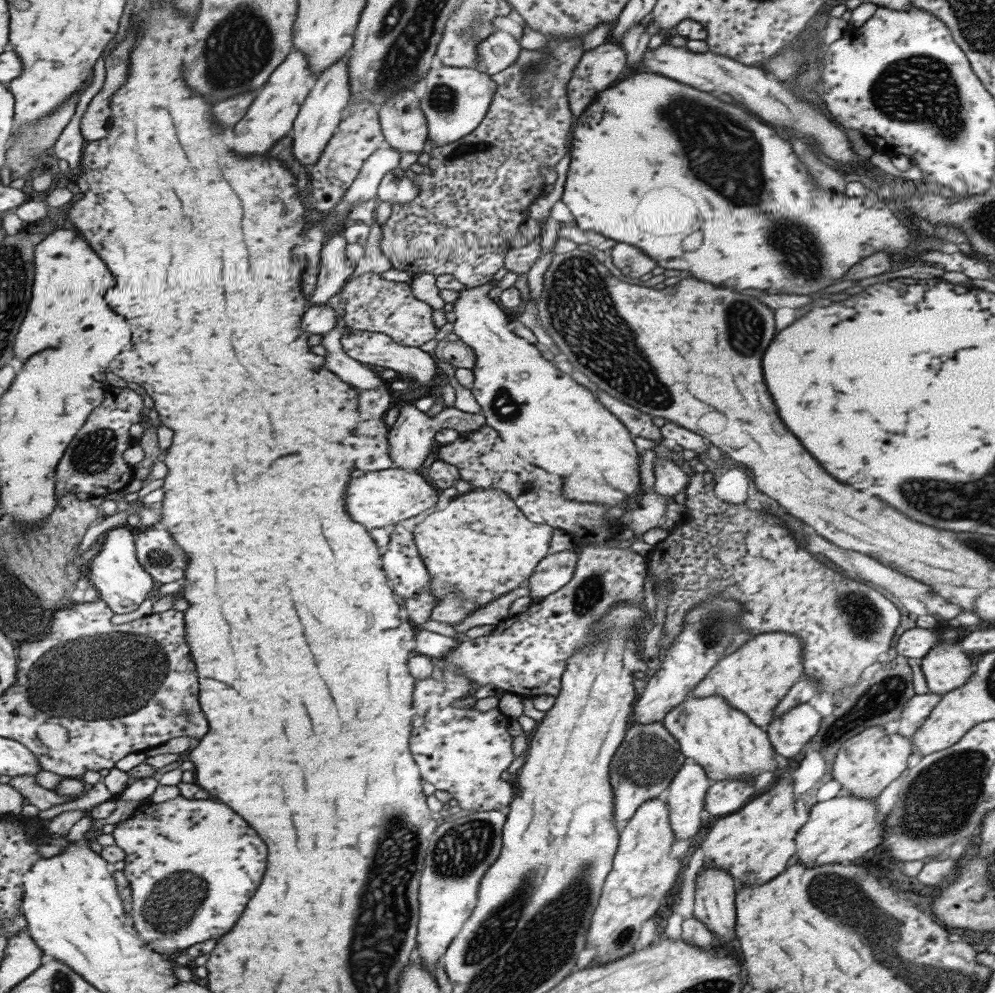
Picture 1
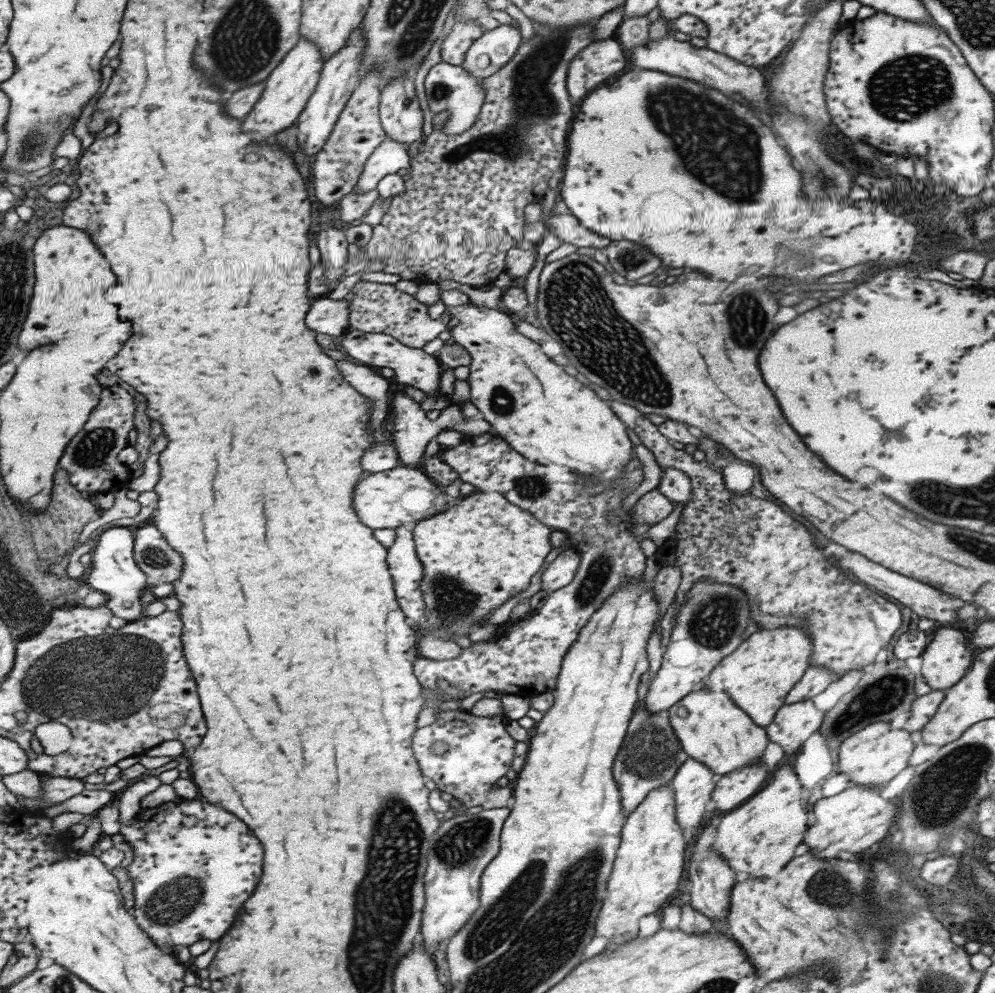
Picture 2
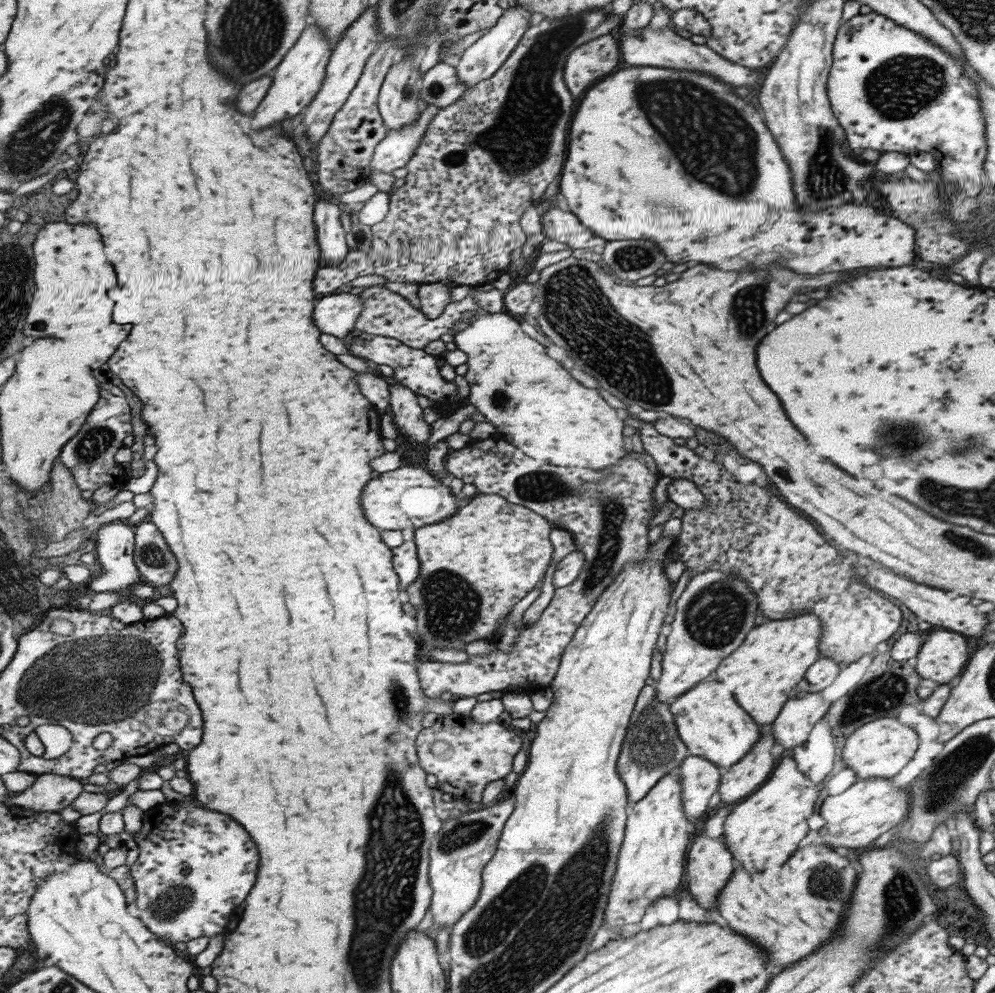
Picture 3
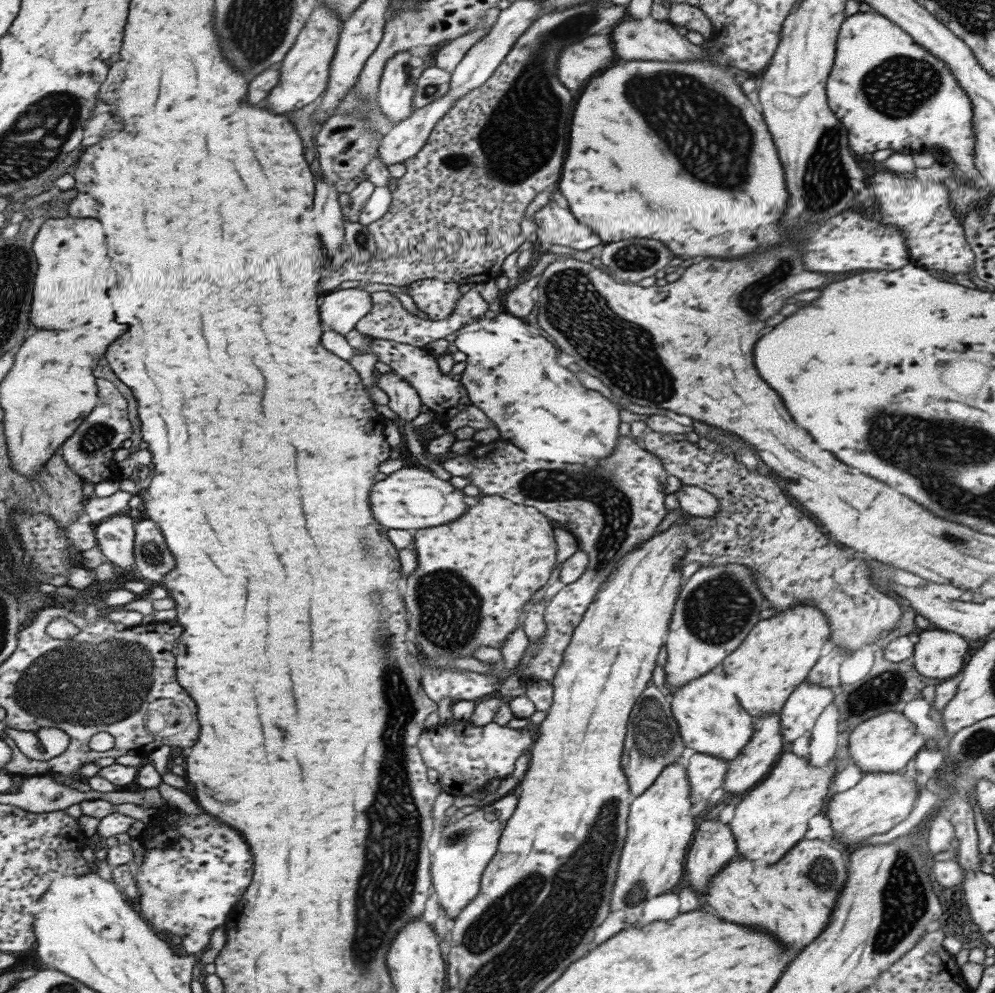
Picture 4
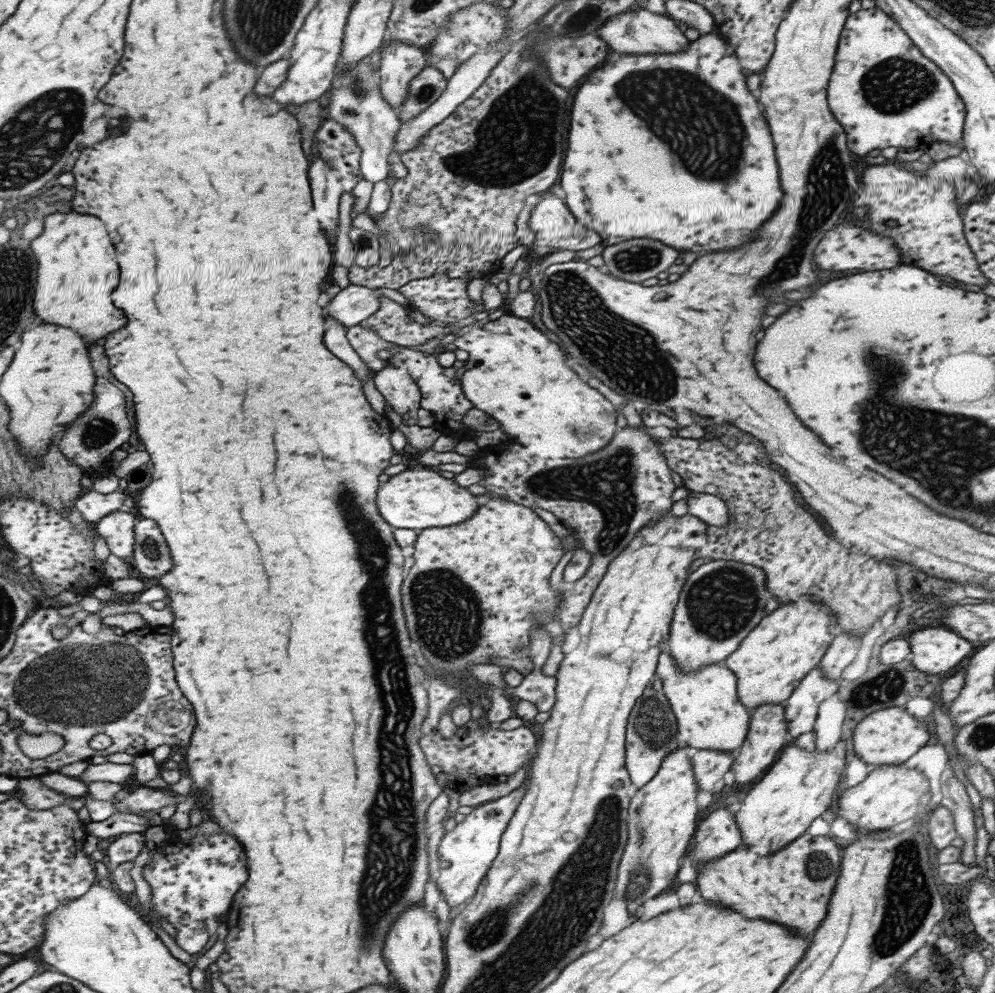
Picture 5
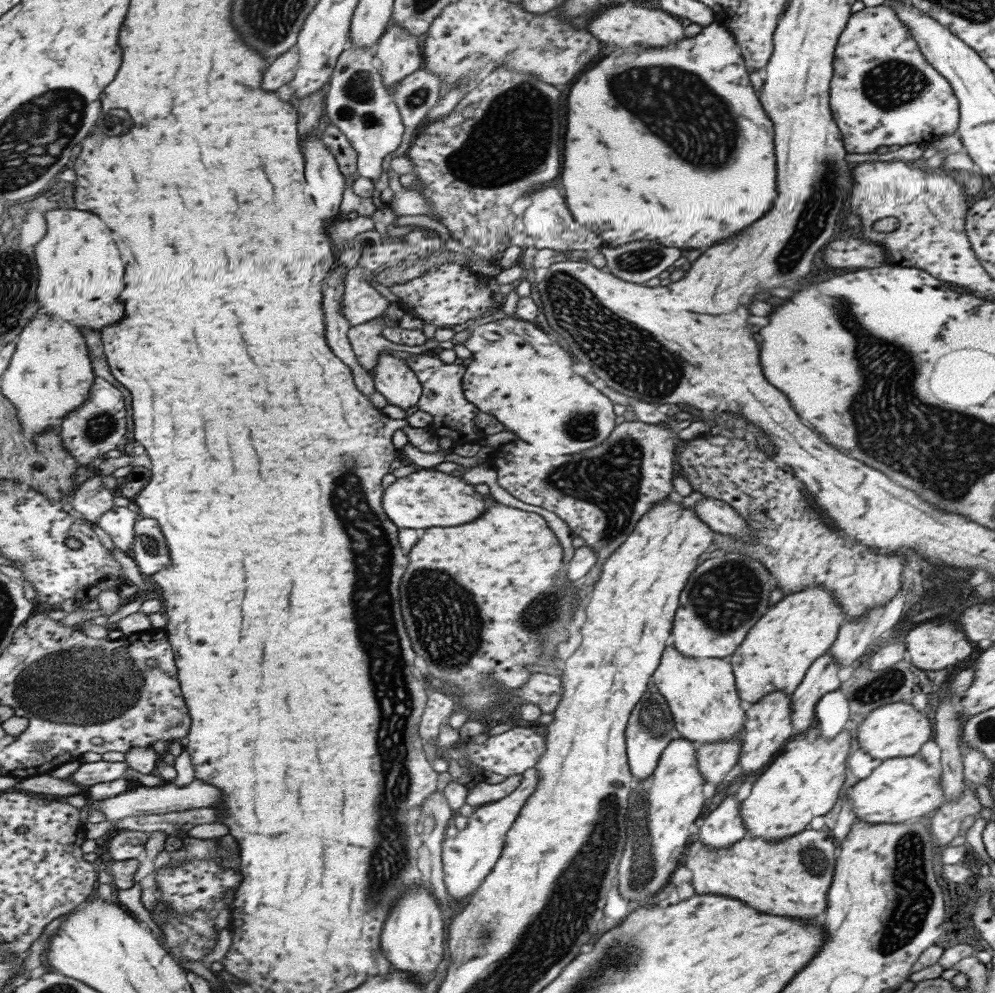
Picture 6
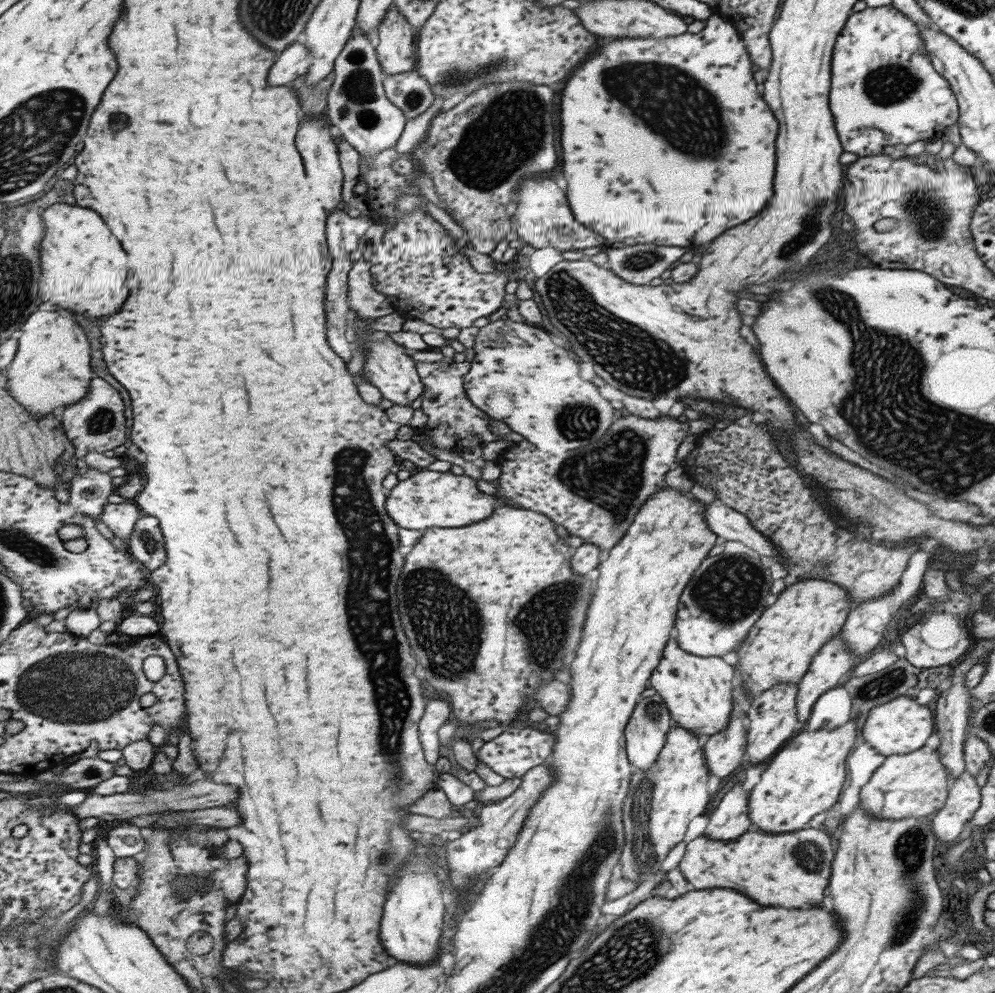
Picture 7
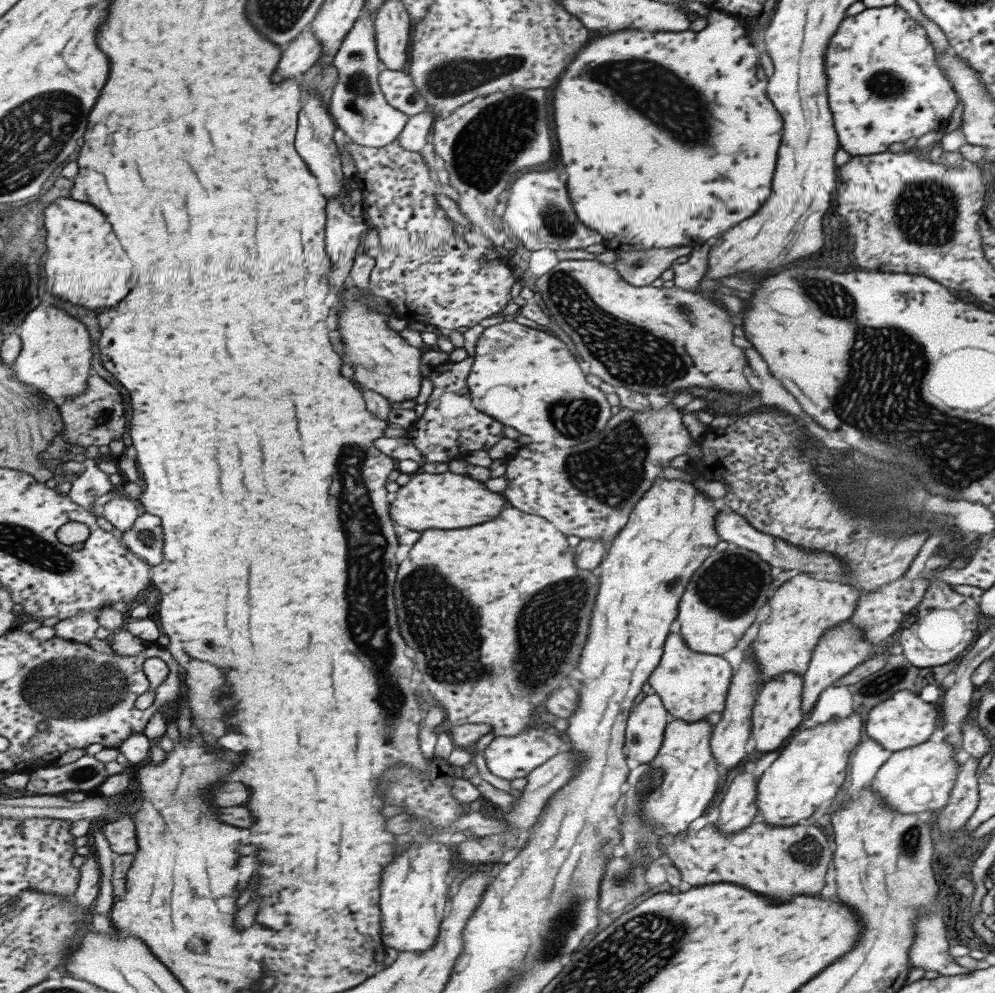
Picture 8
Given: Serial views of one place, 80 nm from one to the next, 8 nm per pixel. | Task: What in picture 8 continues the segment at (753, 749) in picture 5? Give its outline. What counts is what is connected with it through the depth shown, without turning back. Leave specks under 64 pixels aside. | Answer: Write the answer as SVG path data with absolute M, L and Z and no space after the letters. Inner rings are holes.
M783 673L781 676L764 682L758 689L750 718L750 734L755 740L757 752L779 750L792 731L798 728L803 717L800 709L802 678L795 673Z

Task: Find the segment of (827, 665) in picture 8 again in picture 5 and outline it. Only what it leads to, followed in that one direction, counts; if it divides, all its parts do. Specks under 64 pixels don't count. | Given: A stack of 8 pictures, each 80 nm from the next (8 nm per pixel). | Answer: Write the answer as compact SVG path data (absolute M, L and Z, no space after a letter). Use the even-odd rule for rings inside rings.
M819 667L805 674L783 702L785 726L791 738L812 731L817 705L835 692L839 692L838 681L827 678Z

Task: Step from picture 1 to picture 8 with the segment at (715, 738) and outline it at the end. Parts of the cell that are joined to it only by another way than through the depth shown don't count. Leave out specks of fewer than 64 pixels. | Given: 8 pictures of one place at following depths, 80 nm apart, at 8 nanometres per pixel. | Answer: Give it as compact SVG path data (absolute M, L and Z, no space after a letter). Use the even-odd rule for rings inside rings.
M669 633L664 640L660 661L649 675L647 684L660 698L670 719L681 719L687 724L702 720L709 725L724 709L731 677L731 667L721 655L693 652L686 647L680 634Z

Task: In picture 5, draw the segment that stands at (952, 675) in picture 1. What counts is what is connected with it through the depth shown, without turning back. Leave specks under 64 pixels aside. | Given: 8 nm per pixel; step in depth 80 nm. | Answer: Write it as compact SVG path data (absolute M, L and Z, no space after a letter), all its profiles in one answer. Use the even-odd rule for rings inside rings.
M924 626L913 632L907 641L910 650L907 663L925 674L947 674L971 652L970 641L943 626Z

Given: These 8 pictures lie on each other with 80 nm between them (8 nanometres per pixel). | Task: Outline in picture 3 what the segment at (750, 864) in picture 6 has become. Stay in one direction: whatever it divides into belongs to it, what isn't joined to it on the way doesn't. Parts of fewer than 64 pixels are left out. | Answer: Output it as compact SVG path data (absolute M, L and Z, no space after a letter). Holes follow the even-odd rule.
M816 844L813 846L805 846L805 848L797 847L797 850L795 850L793 854L790 854L789 858L785 860L777 870L769 869L769 872L749 872L749 869L735 868L733 874L727 878L725 886L721 888L721 892L717 894L717 902L715 902L715 904L717 904L717 912L719 912L719 916L727 922L727 926L729 926L731 930L737 930L737 934L743 934L745 938L757 942L757 944L767 952L767 958L769 958L769 970L771 970L773 976L775 976L781 968L785 968L785 966L789 966L789 964L801 960L803 956L811 954L811 952L817 950L821 944L825 944L833 932L835 932L835 936L837 936L837 931L839 931L839 926L841 926L840 920L843 918L842 914L844 913L844 908L848 903L852 888L854 887L857 874L851 864L852 863L848 861L846 857L837 855L837 853L827 845L823 846L823 844Z

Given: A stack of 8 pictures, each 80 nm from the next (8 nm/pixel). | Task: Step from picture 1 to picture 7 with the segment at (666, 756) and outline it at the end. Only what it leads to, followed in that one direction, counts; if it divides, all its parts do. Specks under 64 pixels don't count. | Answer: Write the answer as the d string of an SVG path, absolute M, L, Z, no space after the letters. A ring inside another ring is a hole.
M645 688L639 697L625 726L625 752L629 764L633 764L635 770L648 769L655 762L665 742L667 731L675 726L662 698L653 688Z

